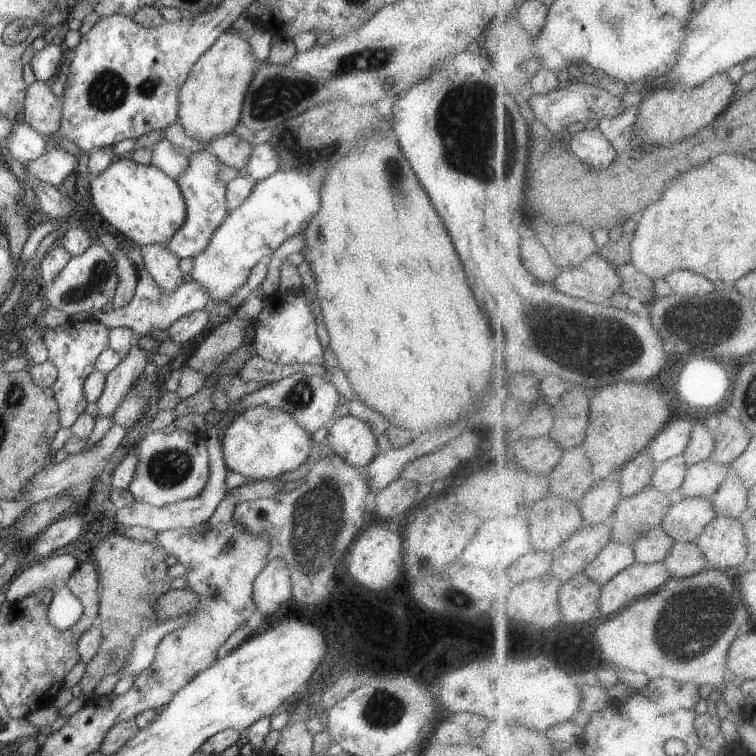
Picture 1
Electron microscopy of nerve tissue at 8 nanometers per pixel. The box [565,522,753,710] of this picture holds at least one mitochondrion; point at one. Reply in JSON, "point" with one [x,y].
{"point":[692,621]}

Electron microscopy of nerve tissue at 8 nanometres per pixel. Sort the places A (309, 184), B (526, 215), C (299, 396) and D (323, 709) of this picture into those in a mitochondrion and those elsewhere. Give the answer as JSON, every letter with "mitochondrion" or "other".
{"A":"other","B":"other","C":"mitochondrion","D":"other"}

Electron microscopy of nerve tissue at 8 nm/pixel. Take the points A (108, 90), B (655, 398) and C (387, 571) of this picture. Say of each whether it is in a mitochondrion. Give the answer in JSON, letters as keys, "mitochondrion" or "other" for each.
{"A":"mitochondrion","B":"other","C":"other"}

